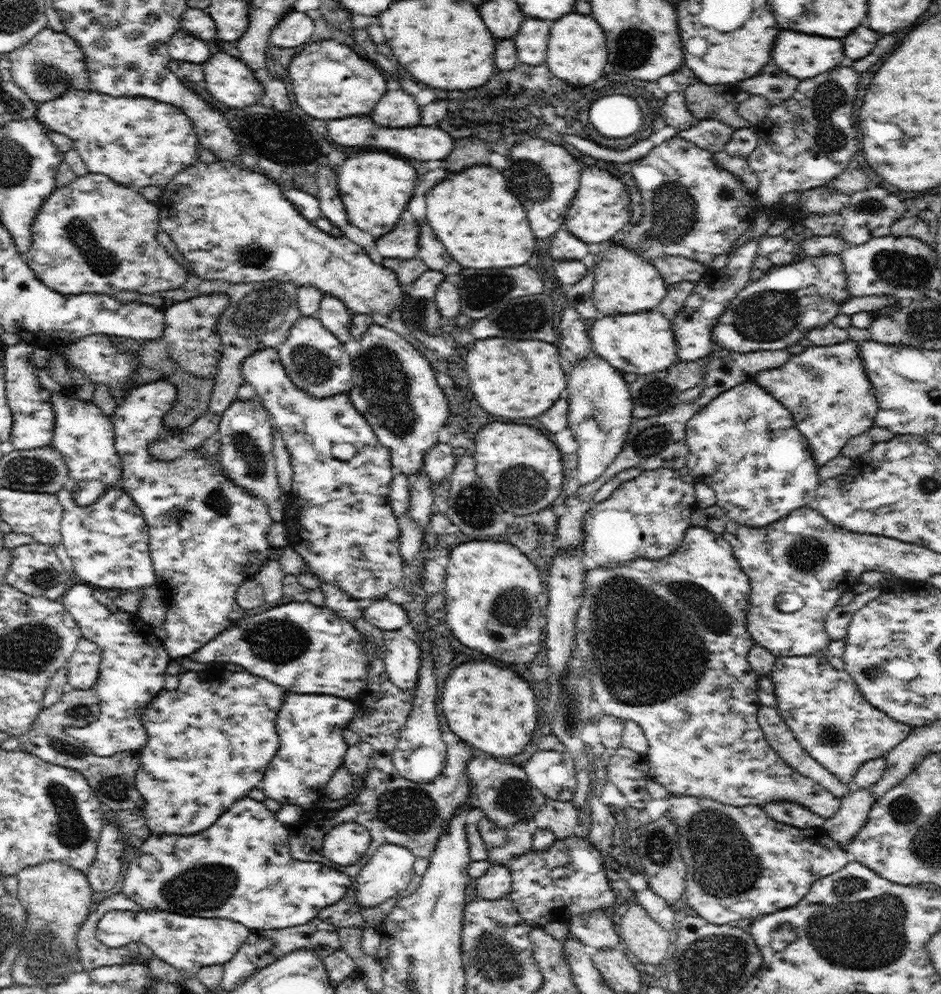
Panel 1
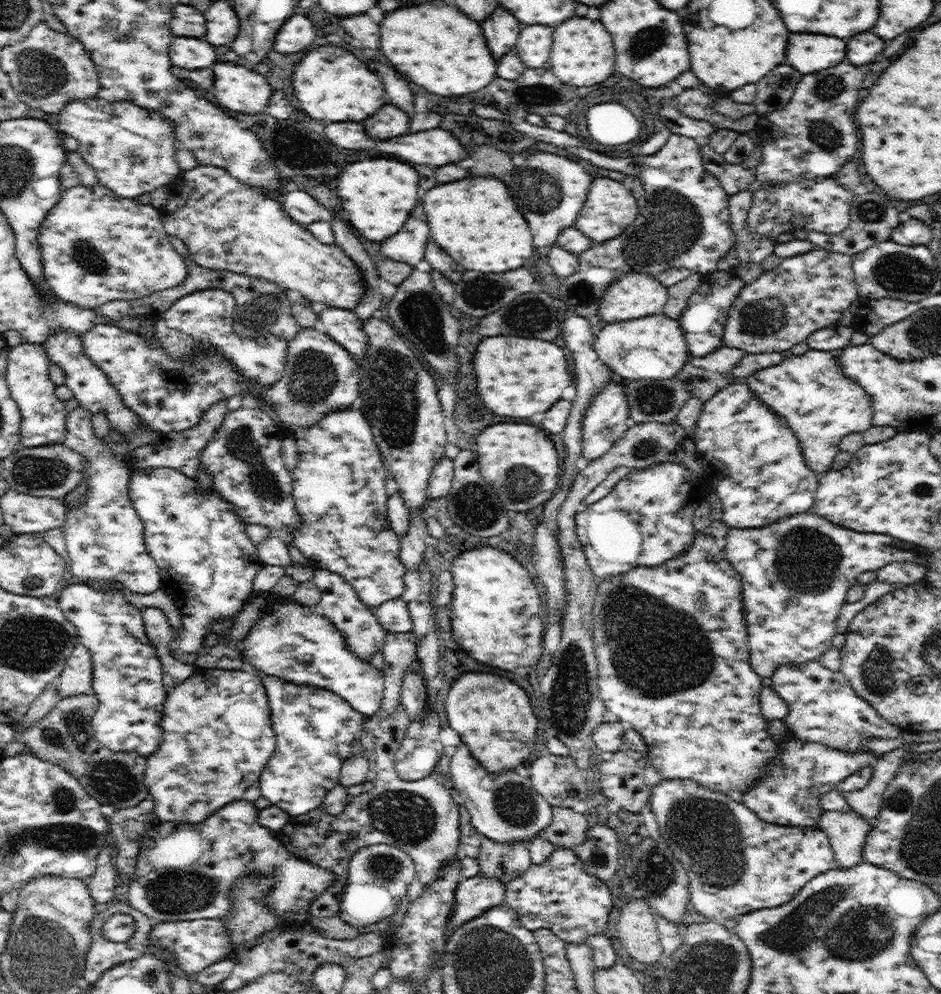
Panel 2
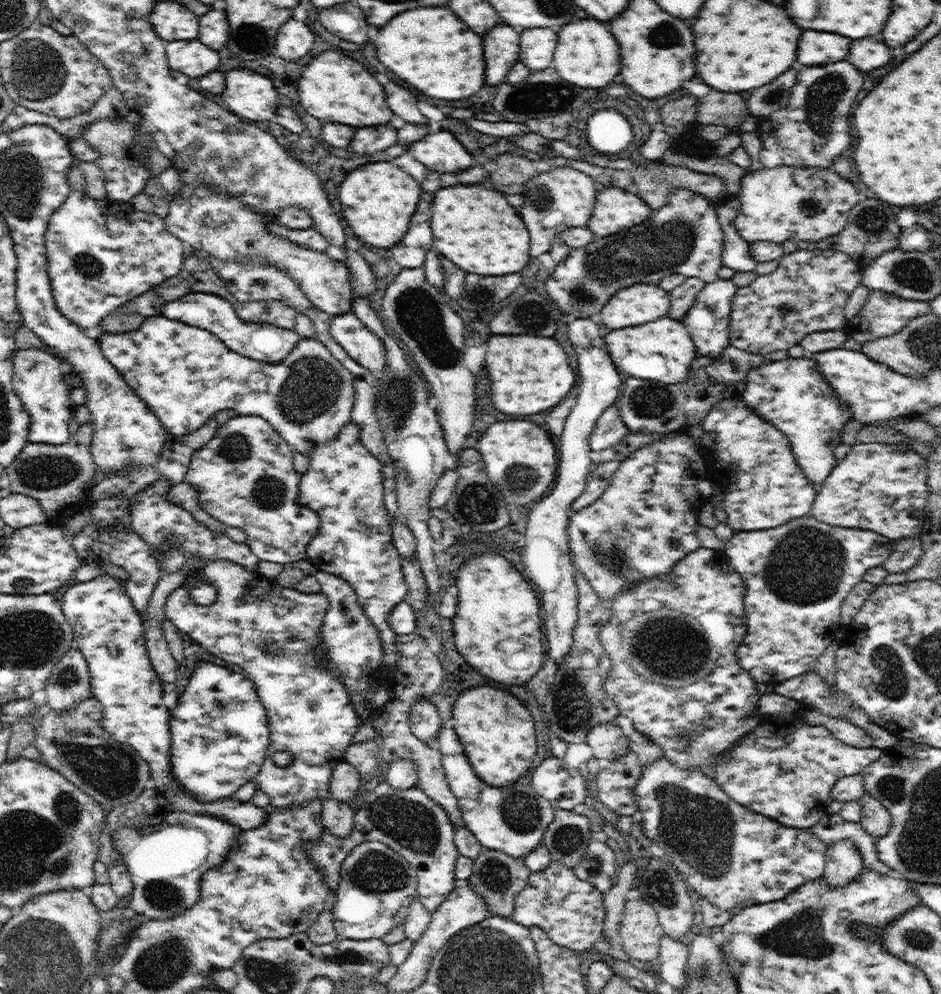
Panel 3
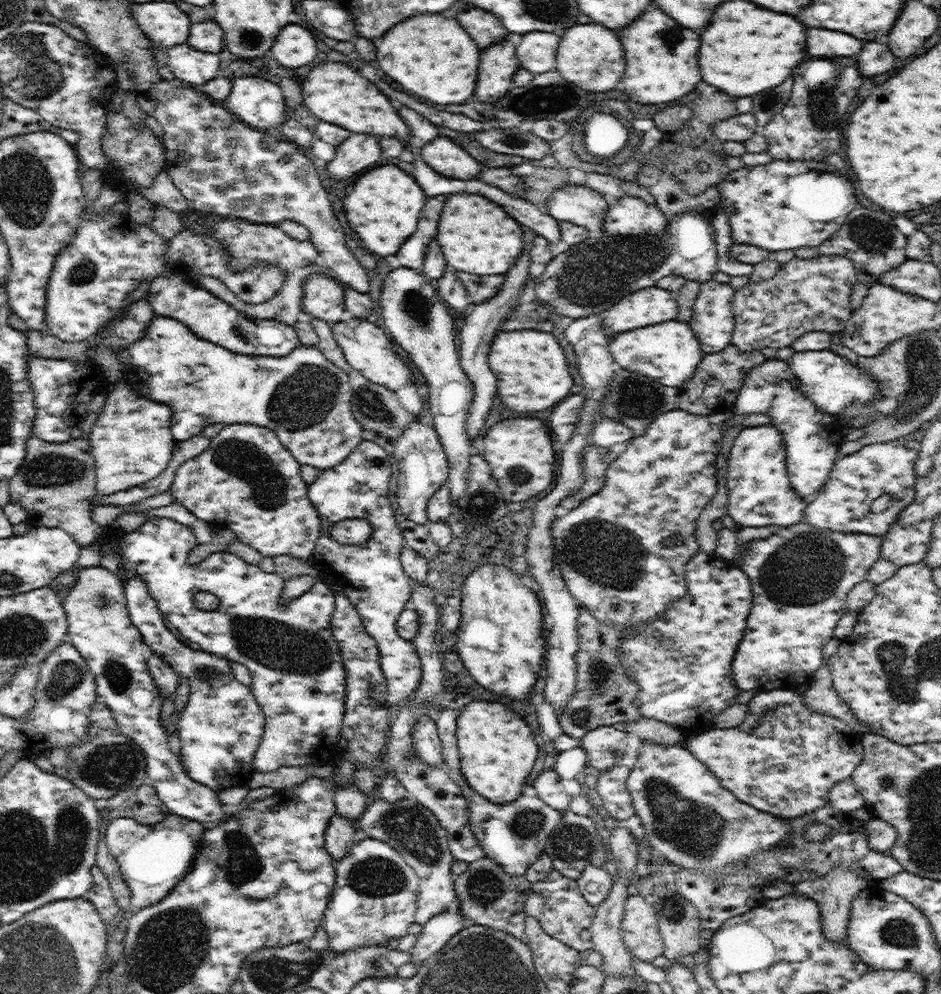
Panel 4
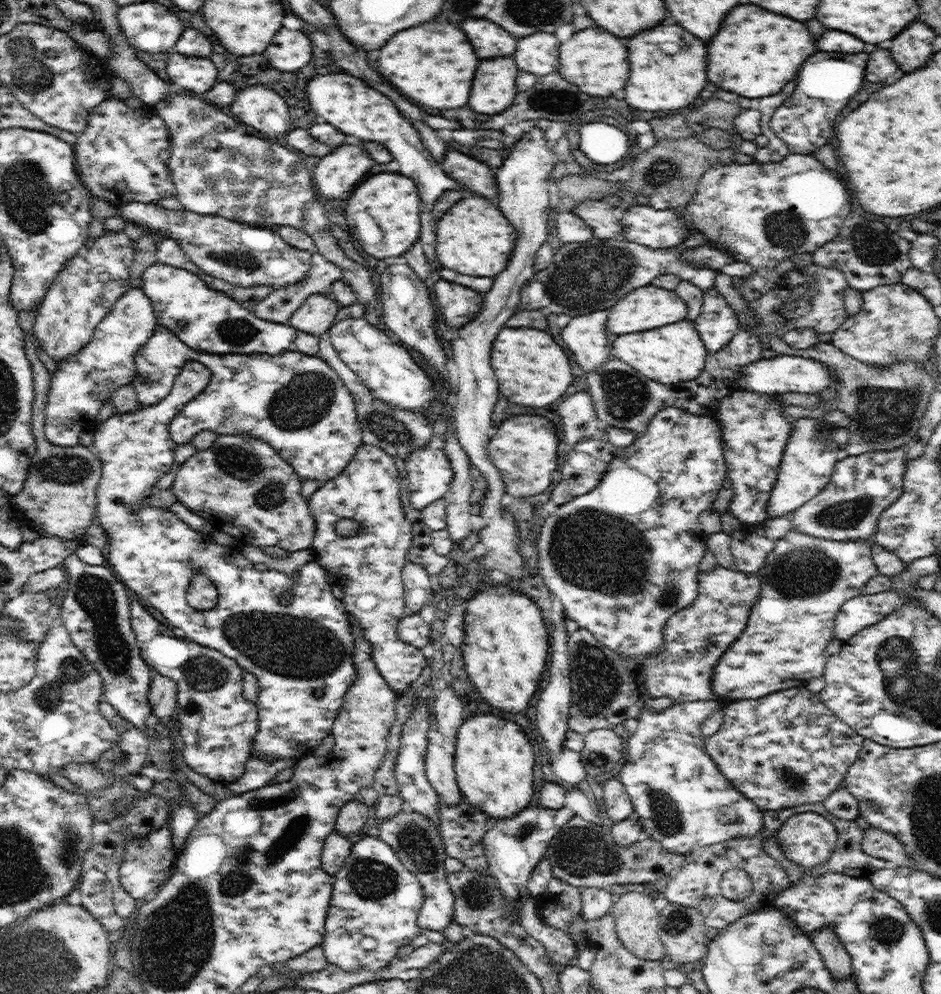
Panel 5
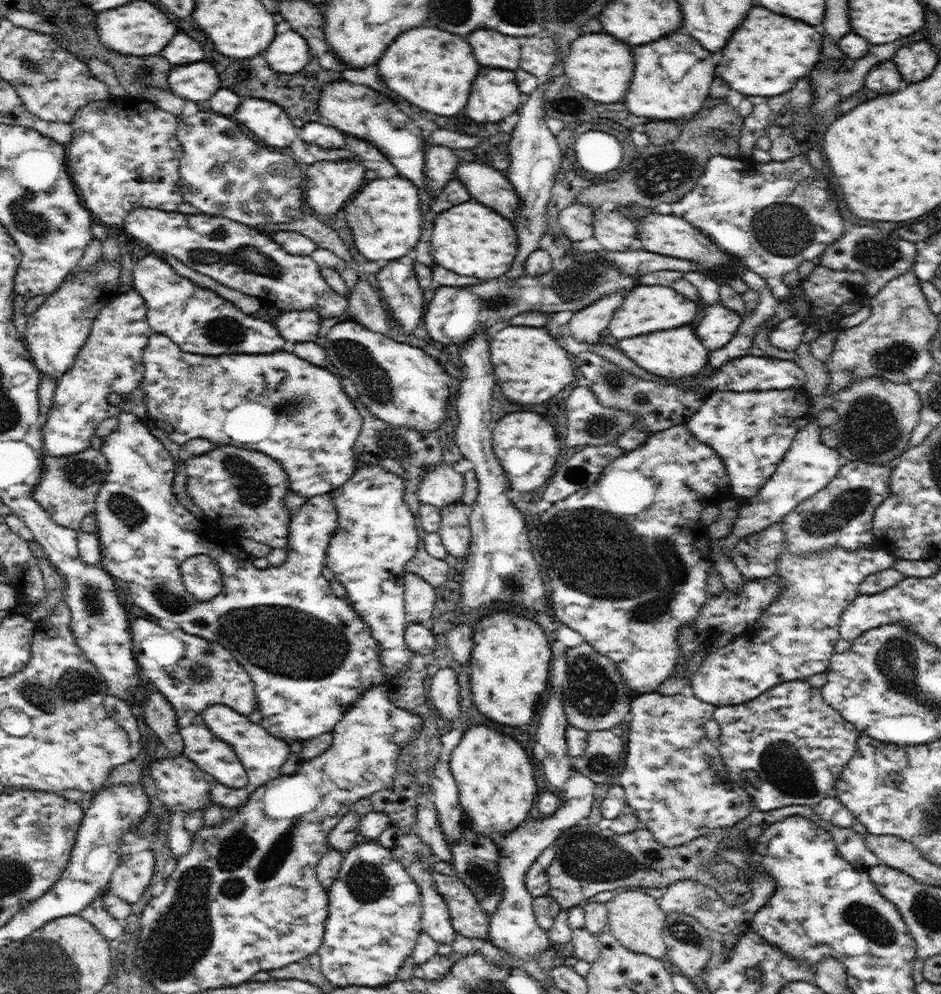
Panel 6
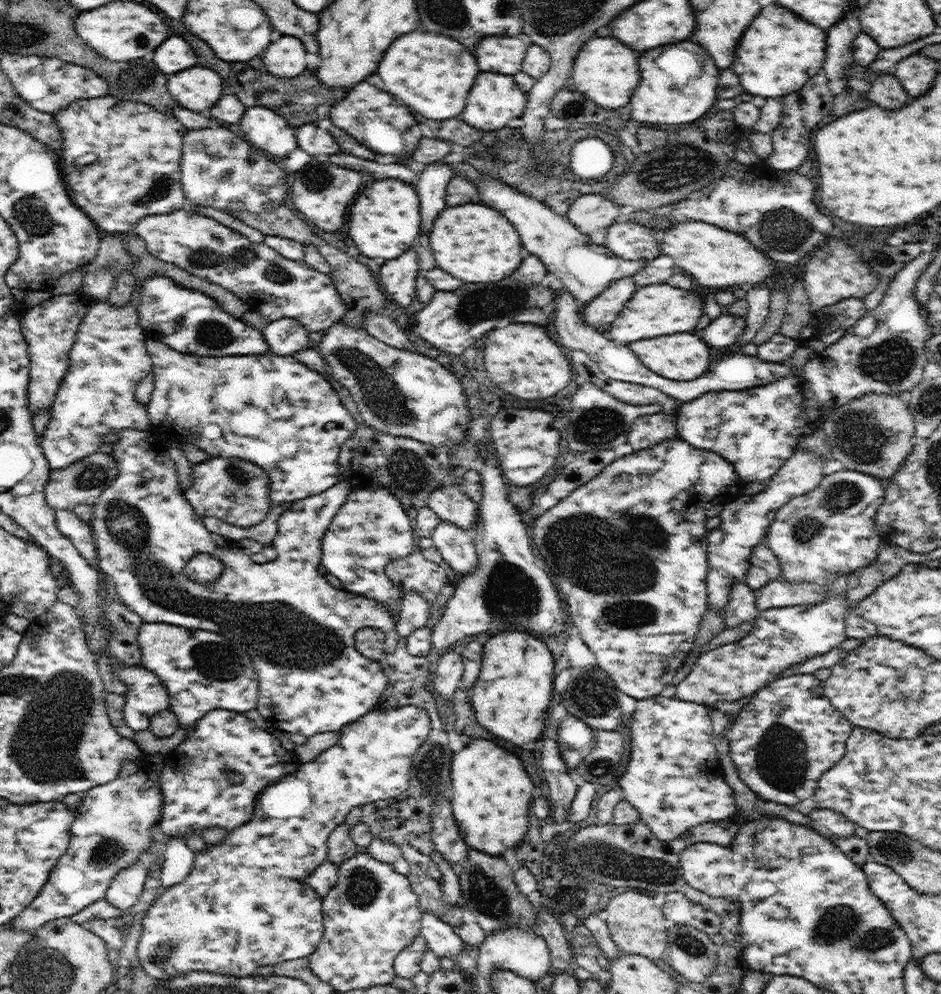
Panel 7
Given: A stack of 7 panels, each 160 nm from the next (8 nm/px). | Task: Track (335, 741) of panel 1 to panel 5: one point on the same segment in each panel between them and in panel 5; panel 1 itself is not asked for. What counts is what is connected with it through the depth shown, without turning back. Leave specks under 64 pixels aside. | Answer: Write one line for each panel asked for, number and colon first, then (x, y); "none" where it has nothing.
2: (314, 728)
3: (273, 633)
4: (299, 681)
5: (302, 654)

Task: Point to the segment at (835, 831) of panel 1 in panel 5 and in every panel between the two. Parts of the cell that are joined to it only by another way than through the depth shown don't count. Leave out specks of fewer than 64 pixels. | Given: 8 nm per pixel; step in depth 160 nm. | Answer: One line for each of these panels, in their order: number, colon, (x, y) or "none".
2: (847, 831)
3: (844, 862)
4: (834, 893)
5: (836, 957)

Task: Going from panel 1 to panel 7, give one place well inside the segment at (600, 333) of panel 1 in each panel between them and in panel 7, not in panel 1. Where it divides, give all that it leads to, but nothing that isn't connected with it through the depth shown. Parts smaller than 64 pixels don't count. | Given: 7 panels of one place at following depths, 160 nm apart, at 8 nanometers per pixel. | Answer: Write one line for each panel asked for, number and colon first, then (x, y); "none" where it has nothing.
2: (653, 347)
3: (661, 350)
4: (669, 353)
5: (669, 354)
6: (678, 353)
7: (684, 357)

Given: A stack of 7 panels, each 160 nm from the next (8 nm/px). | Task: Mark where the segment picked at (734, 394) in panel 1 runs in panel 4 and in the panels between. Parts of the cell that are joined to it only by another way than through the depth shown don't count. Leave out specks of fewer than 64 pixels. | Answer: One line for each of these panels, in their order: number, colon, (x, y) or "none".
2: (758, 459)
3: (766, 488)
4: (761, 494)

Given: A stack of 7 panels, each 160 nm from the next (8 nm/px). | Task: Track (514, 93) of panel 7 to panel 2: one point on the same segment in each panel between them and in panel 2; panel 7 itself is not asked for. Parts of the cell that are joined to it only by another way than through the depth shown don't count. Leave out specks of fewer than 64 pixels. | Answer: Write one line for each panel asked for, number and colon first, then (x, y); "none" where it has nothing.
2: (502, 31)
3: (501, 45)
4: (498, 64)
5: (494, 89)
6: (496, 95)

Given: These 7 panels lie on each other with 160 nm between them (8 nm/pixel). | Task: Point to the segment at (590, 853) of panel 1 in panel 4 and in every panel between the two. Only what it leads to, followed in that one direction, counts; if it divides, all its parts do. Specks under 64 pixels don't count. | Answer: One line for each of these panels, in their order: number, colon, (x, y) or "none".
2: (557, 894)
3: (571, 910)
4: (556, 902)

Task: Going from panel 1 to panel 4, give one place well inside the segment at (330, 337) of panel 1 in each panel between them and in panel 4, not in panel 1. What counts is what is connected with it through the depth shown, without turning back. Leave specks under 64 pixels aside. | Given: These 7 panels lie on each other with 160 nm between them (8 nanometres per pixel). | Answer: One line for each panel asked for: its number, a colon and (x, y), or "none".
2: (320, 375)
3: (185, 374)
4: (305, 399)

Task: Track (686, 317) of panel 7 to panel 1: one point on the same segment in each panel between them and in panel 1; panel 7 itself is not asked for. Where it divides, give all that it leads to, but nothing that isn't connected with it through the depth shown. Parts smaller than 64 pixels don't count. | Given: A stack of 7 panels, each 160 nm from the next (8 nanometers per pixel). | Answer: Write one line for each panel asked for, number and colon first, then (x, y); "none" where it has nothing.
1: (623, 283)
2: (634, 295)
3: (637, 304)
4: (652, 305)
5: (649, 307)
6: (646, 309)

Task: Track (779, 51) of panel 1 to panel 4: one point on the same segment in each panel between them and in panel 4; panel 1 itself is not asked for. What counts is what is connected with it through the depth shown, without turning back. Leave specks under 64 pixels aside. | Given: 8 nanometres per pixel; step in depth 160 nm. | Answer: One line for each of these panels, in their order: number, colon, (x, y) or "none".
2: (806, 53)
3: (815, 47)
4: (829, 43)

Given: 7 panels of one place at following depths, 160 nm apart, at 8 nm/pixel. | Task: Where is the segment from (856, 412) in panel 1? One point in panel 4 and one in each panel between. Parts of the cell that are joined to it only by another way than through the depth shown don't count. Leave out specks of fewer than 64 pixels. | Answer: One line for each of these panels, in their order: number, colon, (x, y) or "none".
2: (821, 404)
3: (792, 394)
4: (812, 441)

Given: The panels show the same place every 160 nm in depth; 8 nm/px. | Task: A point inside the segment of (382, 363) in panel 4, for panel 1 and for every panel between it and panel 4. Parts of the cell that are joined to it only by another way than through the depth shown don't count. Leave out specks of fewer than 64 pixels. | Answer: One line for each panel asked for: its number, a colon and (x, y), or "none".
1: (335, 315)
2: (344, 326)
3: (366, 348)

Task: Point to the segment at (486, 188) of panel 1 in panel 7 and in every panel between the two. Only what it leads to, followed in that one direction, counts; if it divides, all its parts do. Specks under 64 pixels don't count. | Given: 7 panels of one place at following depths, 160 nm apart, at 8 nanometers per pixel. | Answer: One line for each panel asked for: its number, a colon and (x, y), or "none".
2: (474, 220)
3: (474, 226)
4: (477, 236)
5: (474, 238)
6: (472, 237)
7: (473, 242)

